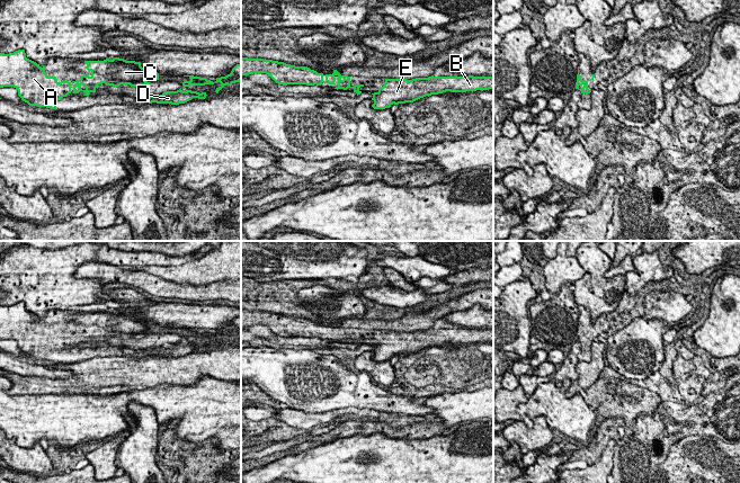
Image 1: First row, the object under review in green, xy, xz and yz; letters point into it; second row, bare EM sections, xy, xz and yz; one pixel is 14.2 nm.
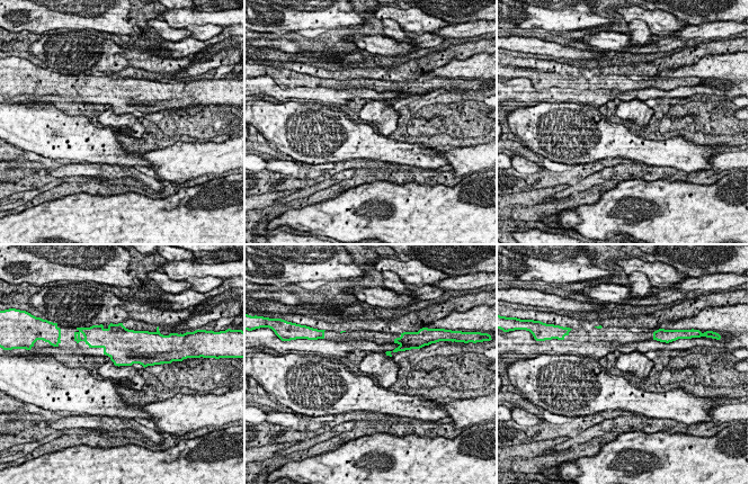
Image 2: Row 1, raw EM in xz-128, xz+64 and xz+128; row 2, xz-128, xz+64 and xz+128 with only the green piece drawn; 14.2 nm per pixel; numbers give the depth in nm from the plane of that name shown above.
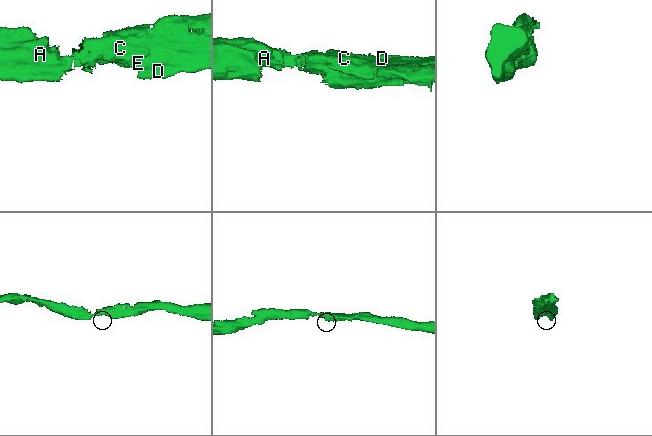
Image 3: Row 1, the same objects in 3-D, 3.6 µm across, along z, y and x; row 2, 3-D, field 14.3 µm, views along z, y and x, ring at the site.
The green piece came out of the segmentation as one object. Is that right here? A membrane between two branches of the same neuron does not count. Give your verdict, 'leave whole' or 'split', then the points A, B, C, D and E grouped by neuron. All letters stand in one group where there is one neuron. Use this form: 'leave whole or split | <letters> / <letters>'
leave whole | A B C D E

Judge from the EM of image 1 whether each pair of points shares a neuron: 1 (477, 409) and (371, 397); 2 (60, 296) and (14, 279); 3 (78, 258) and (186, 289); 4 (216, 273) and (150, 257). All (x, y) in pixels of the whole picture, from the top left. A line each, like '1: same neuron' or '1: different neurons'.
1: different neurons
2: same neuron
3: different neurons
4: different neurons

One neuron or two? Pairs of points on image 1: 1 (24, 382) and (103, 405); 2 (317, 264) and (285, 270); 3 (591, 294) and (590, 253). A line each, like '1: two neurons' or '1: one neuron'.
1: two neurons
2: one neuron
3: one neuron

